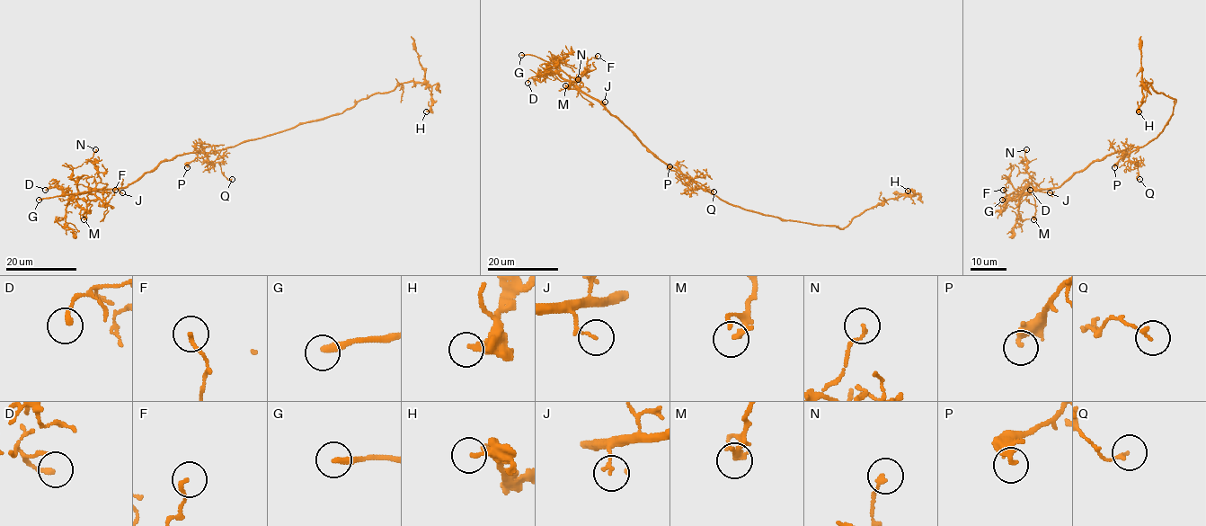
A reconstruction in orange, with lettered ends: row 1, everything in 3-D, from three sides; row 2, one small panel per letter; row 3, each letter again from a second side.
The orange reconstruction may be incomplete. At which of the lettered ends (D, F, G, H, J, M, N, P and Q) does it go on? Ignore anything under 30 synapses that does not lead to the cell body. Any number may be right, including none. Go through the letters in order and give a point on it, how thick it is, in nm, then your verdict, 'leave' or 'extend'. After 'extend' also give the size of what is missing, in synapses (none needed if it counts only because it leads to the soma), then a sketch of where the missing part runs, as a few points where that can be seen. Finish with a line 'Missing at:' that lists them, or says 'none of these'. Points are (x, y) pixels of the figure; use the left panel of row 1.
D: at (45, 190); 200 nm thick; leave
F: at (115, 190); 160 nm thick; leave
G: at (39, 200); 320 nm thick; extend
H: at (426, 111); 240 nm thick; leave
J: at (122, 192); 110 nm thick; leave
M: at (84, 219); 220 nm thick; leave
N: at (95, 149); 140 nm thick; leave
P: at (187, 167); 280 nm thick; leave
Q: at (232, 179); 140 nm thick; leave
Missing at: G

